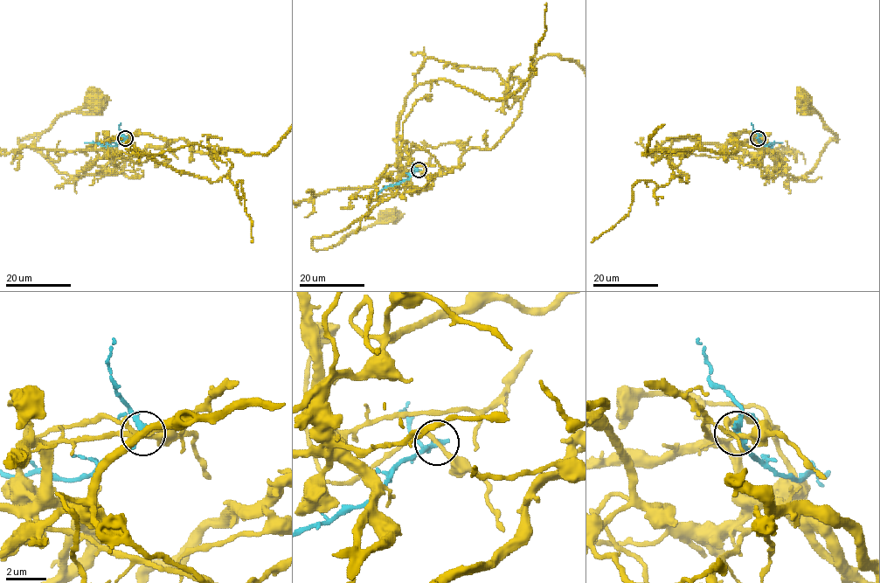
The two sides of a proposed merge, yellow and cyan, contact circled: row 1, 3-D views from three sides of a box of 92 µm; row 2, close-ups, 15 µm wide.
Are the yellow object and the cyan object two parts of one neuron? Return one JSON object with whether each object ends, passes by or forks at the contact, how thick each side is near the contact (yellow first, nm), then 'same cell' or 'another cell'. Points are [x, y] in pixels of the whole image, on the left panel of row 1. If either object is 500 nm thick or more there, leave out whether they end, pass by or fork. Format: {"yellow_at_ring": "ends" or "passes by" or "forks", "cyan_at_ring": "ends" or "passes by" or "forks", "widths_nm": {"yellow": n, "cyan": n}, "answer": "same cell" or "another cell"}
{"yellow_at_ring": "passes by", "cyan_at_ring": "passes by", "widths_nm": {"yellow": 220, "cyan": 280}, "answer": "another cell"}

